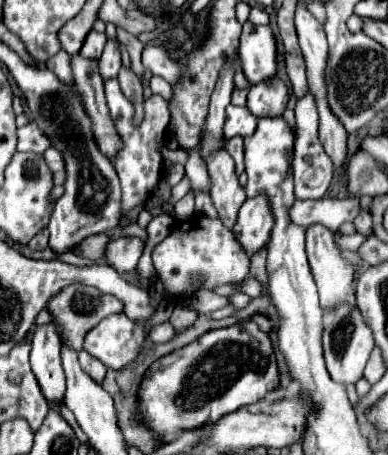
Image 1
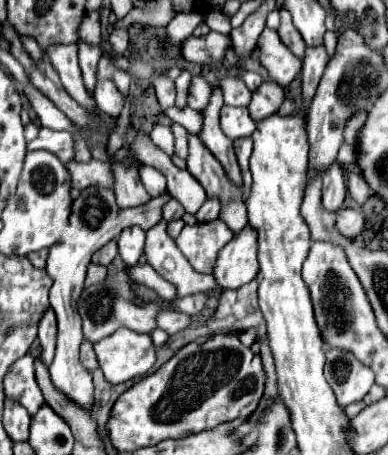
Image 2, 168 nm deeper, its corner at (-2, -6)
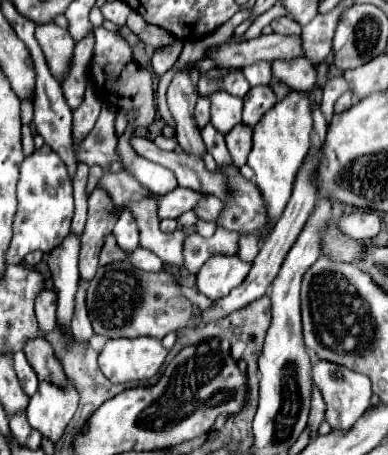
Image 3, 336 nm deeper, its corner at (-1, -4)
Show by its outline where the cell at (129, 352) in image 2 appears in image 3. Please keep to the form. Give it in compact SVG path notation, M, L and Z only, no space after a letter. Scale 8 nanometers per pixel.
M135 338L135 340L109 340L101 352L99 366L101 372L115 384L123 382L145 382L151 380L163 366L167 358L167 350L161 346L161 340L155 338Z

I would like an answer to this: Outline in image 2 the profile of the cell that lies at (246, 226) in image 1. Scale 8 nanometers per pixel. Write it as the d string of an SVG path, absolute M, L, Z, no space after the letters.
M248 224L218 254L214 278L222 288L240 288L258 276L258 234Z

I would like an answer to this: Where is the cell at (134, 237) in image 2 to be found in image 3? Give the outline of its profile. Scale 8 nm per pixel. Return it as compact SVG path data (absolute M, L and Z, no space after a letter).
M129 208L121 210L121 216L113 228L113 236L117 238L117 244L127 250L129 254L139 246L139 228L135 222L135 216L129 212Z

